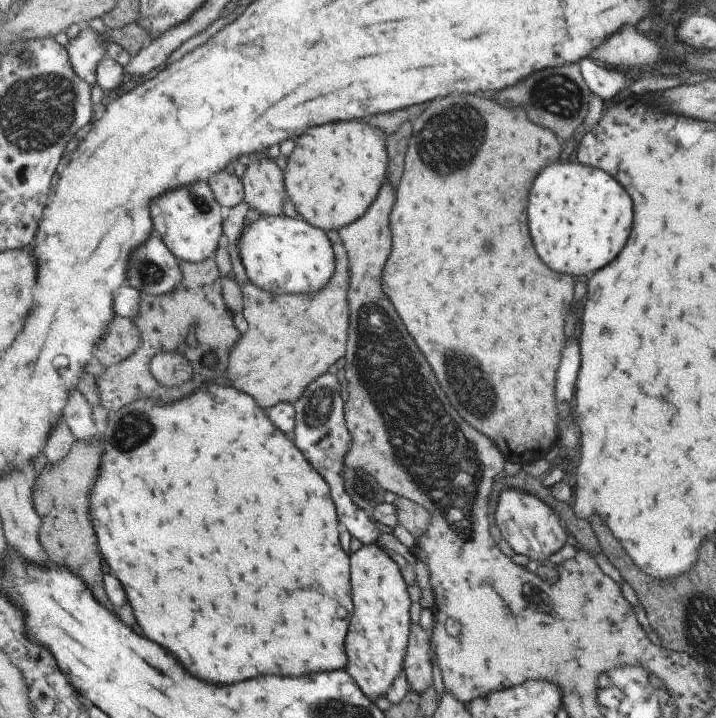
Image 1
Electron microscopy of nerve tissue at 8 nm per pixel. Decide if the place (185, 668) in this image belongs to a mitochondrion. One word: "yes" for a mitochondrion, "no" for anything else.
no

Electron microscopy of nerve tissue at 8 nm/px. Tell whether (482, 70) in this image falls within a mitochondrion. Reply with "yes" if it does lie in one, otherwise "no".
no

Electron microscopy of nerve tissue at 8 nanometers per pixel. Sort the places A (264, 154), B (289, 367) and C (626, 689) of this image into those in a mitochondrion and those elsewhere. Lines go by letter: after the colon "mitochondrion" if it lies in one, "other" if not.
A: other
B: other
C: mitochondrion

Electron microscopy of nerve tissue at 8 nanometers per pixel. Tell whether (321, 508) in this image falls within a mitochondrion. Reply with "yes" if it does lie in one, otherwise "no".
no

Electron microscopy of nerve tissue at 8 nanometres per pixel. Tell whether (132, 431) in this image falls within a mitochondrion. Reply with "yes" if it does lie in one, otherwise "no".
yes

